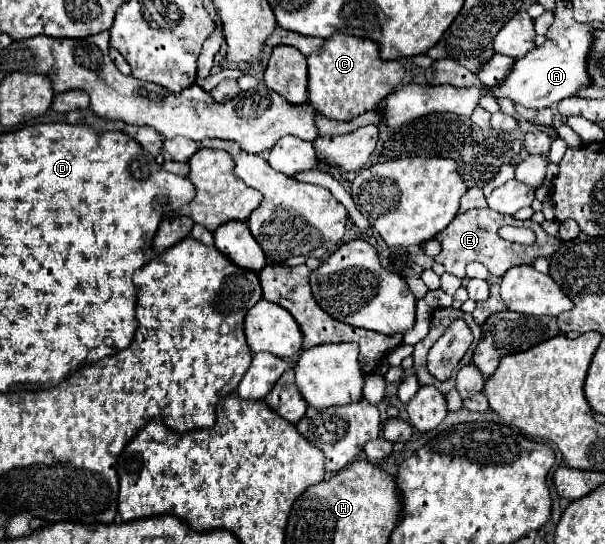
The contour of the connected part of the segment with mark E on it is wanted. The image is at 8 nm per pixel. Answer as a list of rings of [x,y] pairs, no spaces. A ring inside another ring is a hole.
[[[484,207],[484,209],[470,209],[470,211],[464,211],[464,213],[458,213],[458,217],[444,229],[436,235],[436,239],[442,243],[442,253],[434,259],[436,263],[442,263],[446,267],[448,273],[464,279],[464,267],[472,261],[478,261],[482,265],[488,267],[488,271],[496,277],[502,277],[510,267],[516,267],[516,265],[524,265],[524,263],[532,263],[532,259],[536,257],[550,257],[560,241],[556,237],[550,237],[540,223],[534,223],[532,219],[526,219],[526,221],[518,221],[514,219],[512,215],[502,215],[502,213],[496,213],[492,211],[490,207]],[[502,225],[516,225],[516,227],[530,227],[534,233],[536,233],[536,241],[534,245],[518,245],[518,243],[510,243],[506,239],[502,239],[498,235],[498,229]]]

